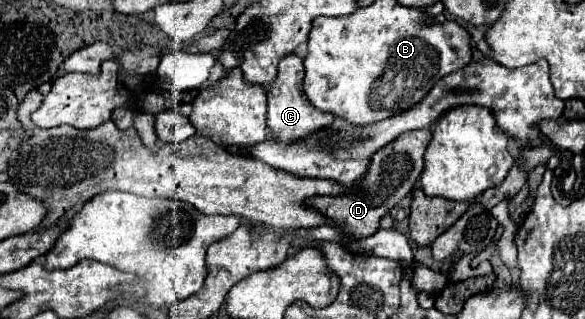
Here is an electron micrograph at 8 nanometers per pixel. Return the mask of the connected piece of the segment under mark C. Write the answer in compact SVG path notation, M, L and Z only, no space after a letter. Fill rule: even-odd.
M296 54L284 56L284 60L280 60L280 66L278 66L278 78L268 88L268 94L266 94L266 100L268 100L268 130L270 130L270 138L274 138L276 142L292 144L296 140L308 138L316 130L328 128L334 122L332 114L322 114L320 110L316 110L308 102L308 98L304 98L302 78L304 78L302 60Z

